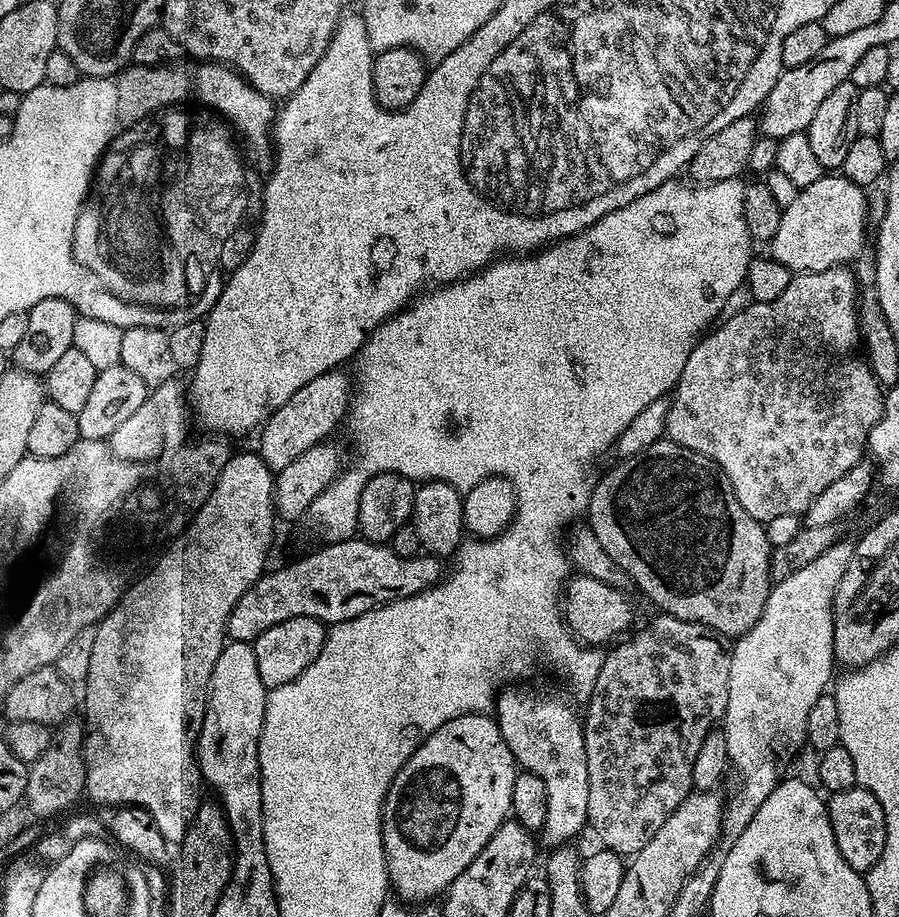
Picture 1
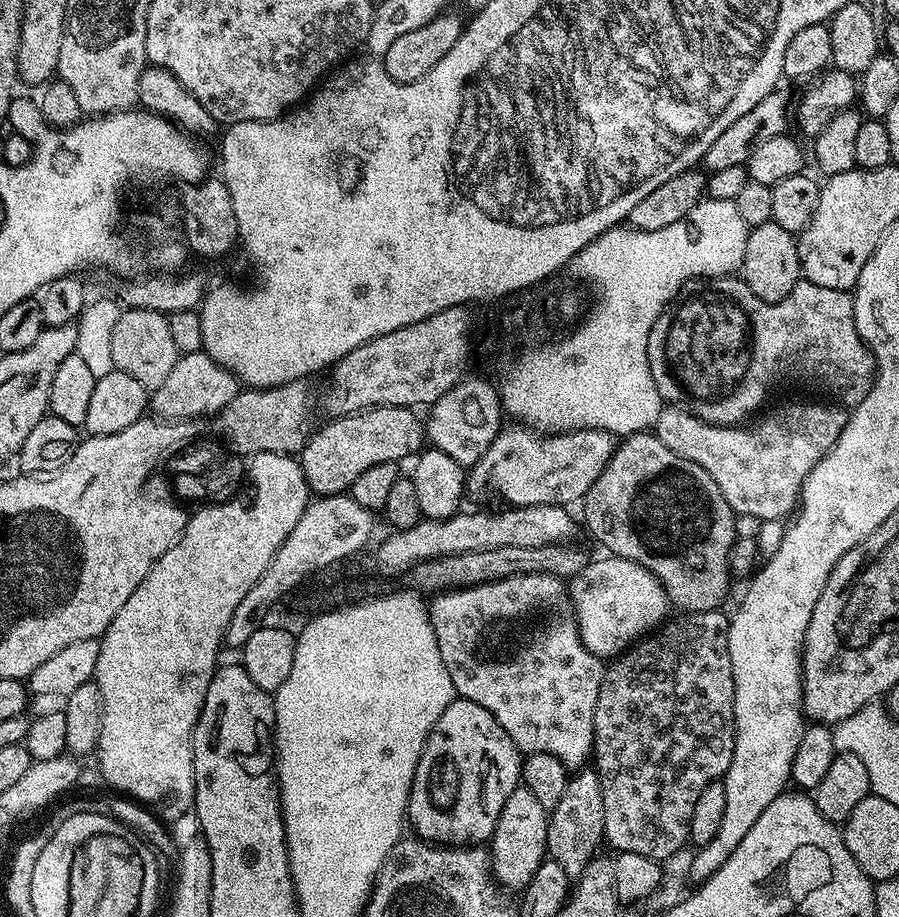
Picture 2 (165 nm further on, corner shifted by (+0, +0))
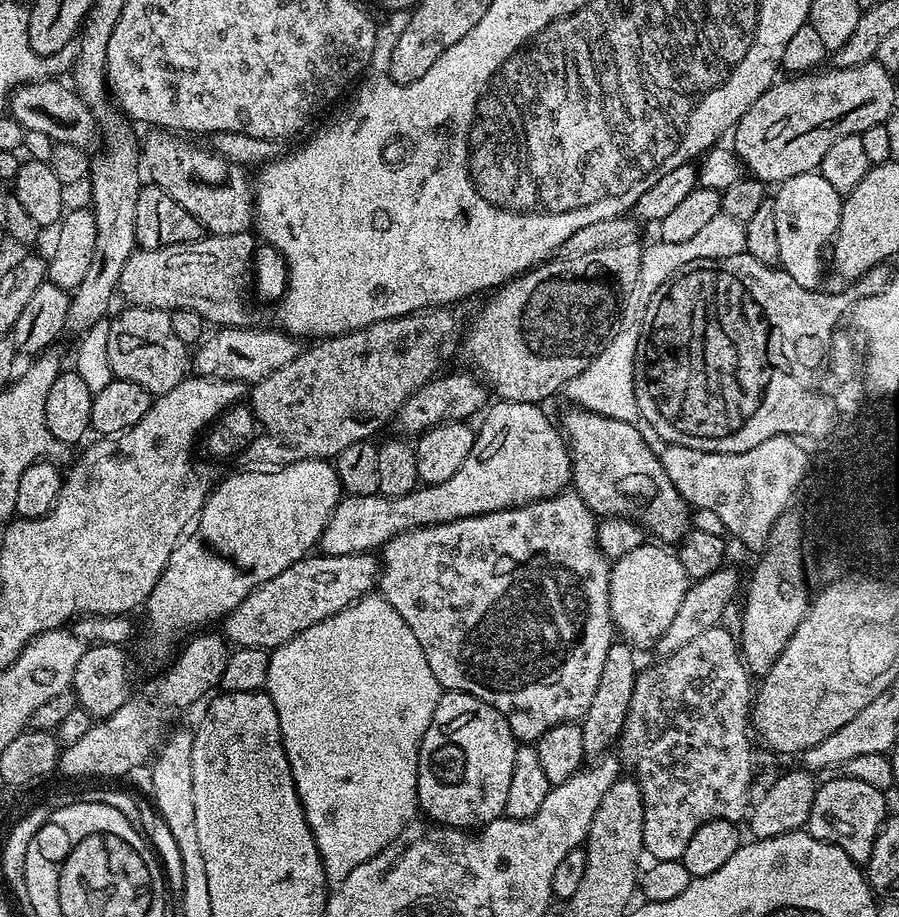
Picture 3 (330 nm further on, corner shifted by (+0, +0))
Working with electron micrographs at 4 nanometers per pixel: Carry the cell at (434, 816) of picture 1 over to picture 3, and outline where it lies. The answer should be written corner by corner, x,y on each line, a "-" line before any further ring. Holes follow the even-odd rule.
445,691
440,697
438,706
434,710
434,718
430,718
430,726
426,730
426,734
422,738
422,746
418,754
418,786
416,787
416,799
422,812
425,812
429,821
443,824
449,828
462,828
465,830
479,830
485,824
492,820
501,819
504,816
504,807
506,806
506,793
510,791
510,774
514,774
514,758
518,741
516,735
510,730
510,726
506,722
506,718
502,718
502,714
498,714
498,710
494,710
494,706
490,706
486,702
482,702
478,698
474,698
465,692
449,692

